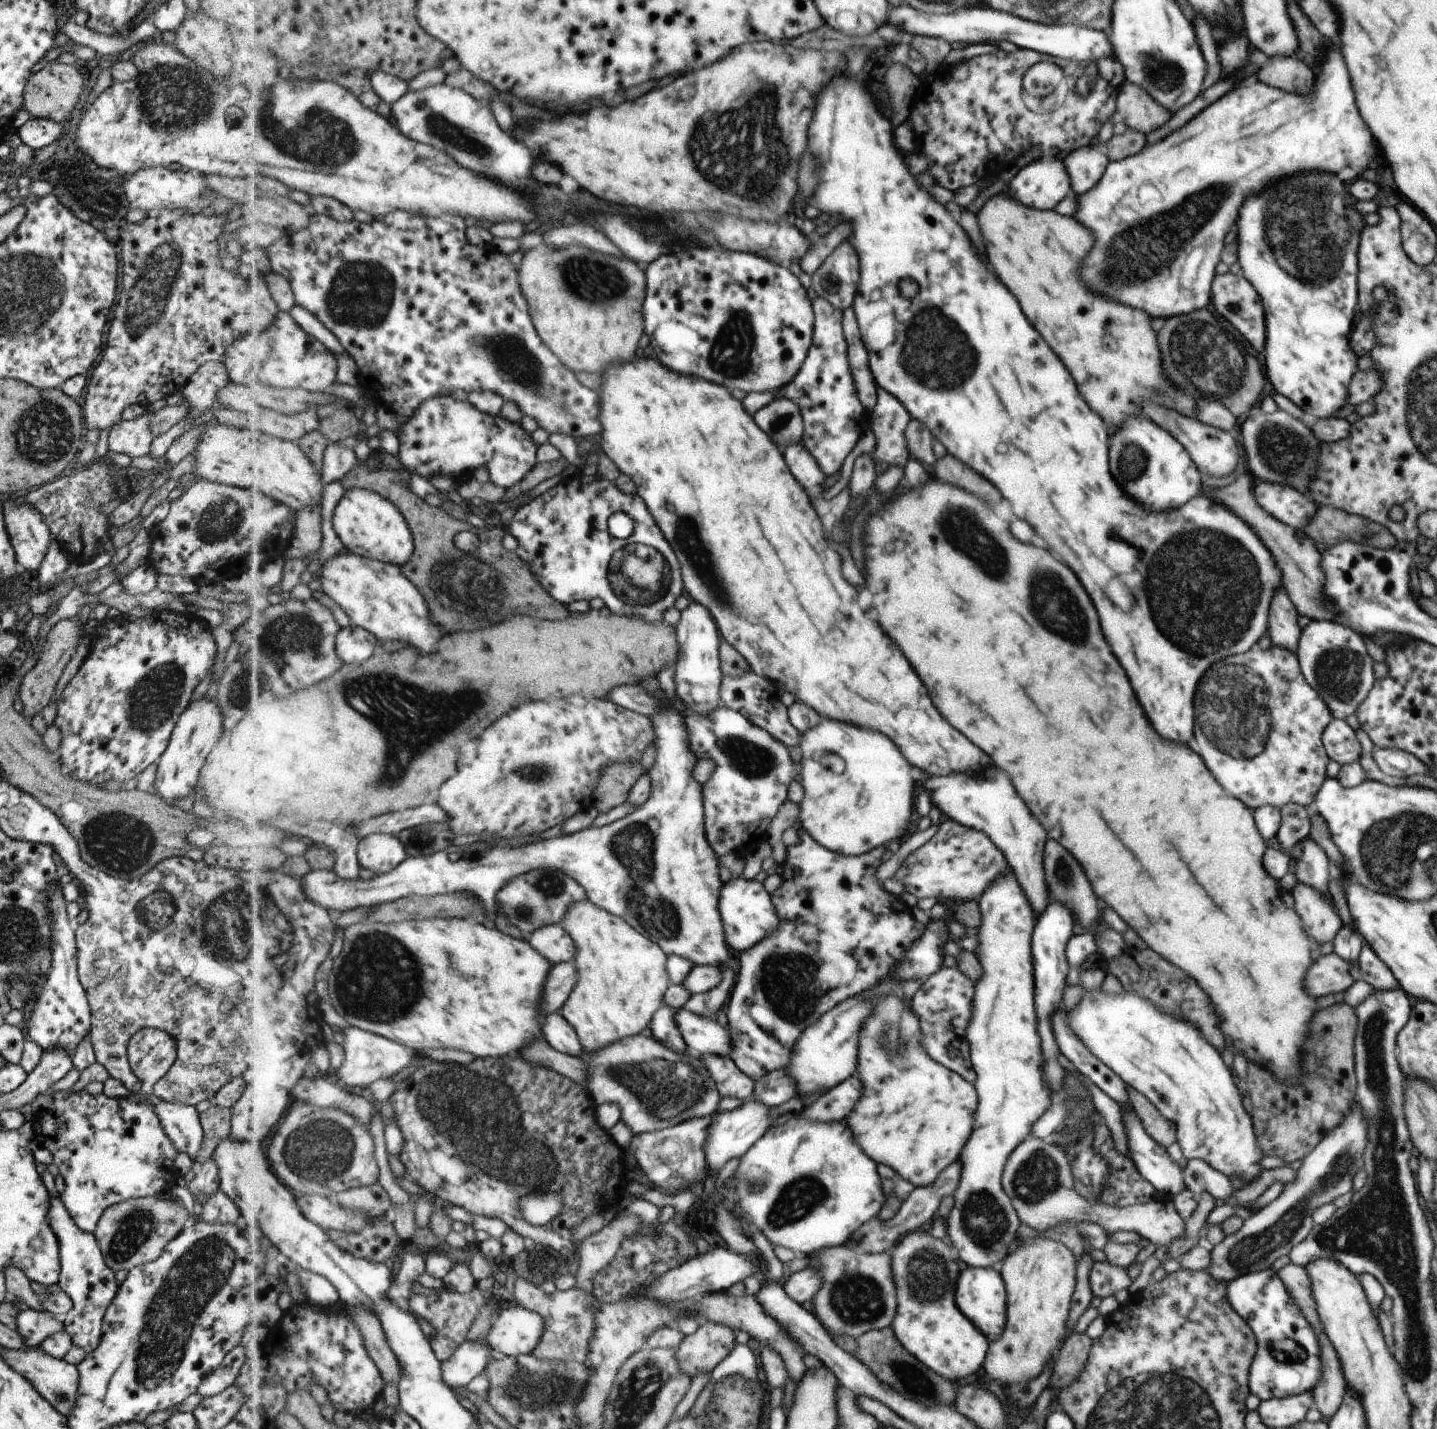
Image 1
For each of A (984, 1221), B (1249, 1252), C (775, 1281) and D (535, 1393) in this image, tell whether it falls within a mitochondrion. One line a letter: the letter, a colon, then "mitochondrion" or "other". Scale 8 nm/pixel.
A: mitochondrion
B: mitochondrion
C: other
D: mitochondrion

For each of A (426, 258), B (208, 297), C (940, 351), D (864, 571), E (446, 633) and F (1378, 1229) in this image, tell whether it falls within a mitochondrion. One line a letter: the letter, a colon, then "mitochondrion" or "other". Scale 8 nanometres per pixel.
A: other
B: other
C: mitochondrion
D: other
E: other
F: mitochondrion

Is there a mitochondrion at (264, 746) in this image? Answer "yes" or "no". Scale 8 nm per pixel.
no

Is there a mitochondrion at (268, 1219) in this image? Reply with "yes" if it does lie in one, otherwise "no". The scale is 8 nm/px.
no

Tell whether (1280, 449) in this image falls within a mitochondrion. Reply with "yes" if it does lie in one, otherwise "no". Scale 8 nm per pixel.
yes

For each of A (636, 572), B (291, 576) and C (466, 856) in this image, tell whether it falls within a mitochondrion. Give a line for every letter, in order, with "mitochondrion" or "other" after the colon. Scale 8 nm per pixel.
A: mitochondrion
B: other
C: mitochondrion

